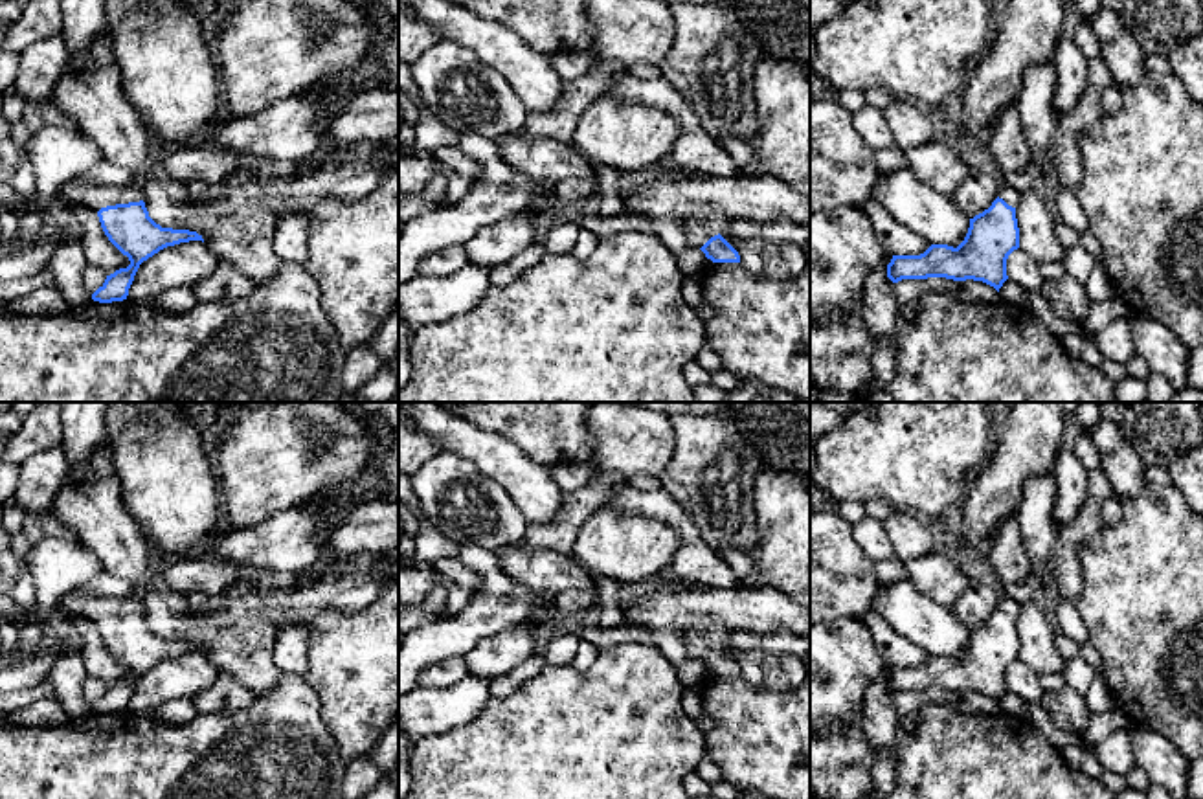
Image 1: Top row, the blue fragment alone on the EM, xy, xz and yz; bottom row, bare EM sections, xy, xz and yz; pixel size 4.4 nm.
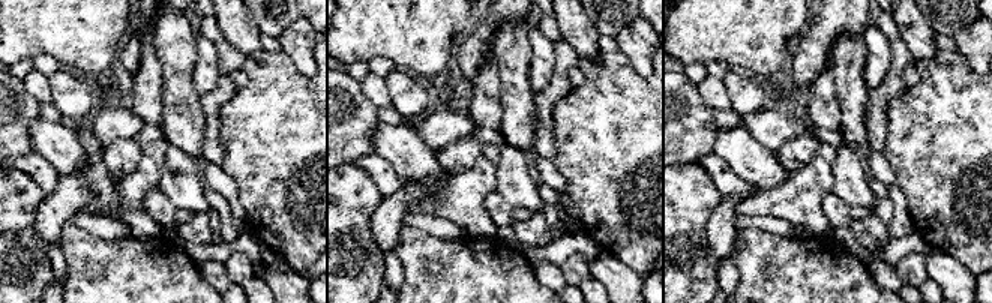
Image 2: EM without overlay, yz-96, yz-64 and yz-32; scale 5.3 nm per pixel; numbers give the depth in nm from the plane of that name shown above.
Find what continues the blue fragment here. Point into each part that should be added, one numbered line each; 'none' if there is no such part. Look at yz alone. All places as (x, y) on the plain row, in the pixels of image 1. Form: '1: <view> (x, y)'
1: yz (1007, 605)

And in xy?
1: xy (81, 603)

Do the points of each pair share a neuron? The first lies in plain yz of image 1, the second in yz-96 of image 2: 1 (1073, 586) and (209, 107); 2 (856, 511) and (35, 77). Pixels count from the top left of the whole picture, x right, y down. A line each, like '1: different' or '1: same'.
1: same
2: different

